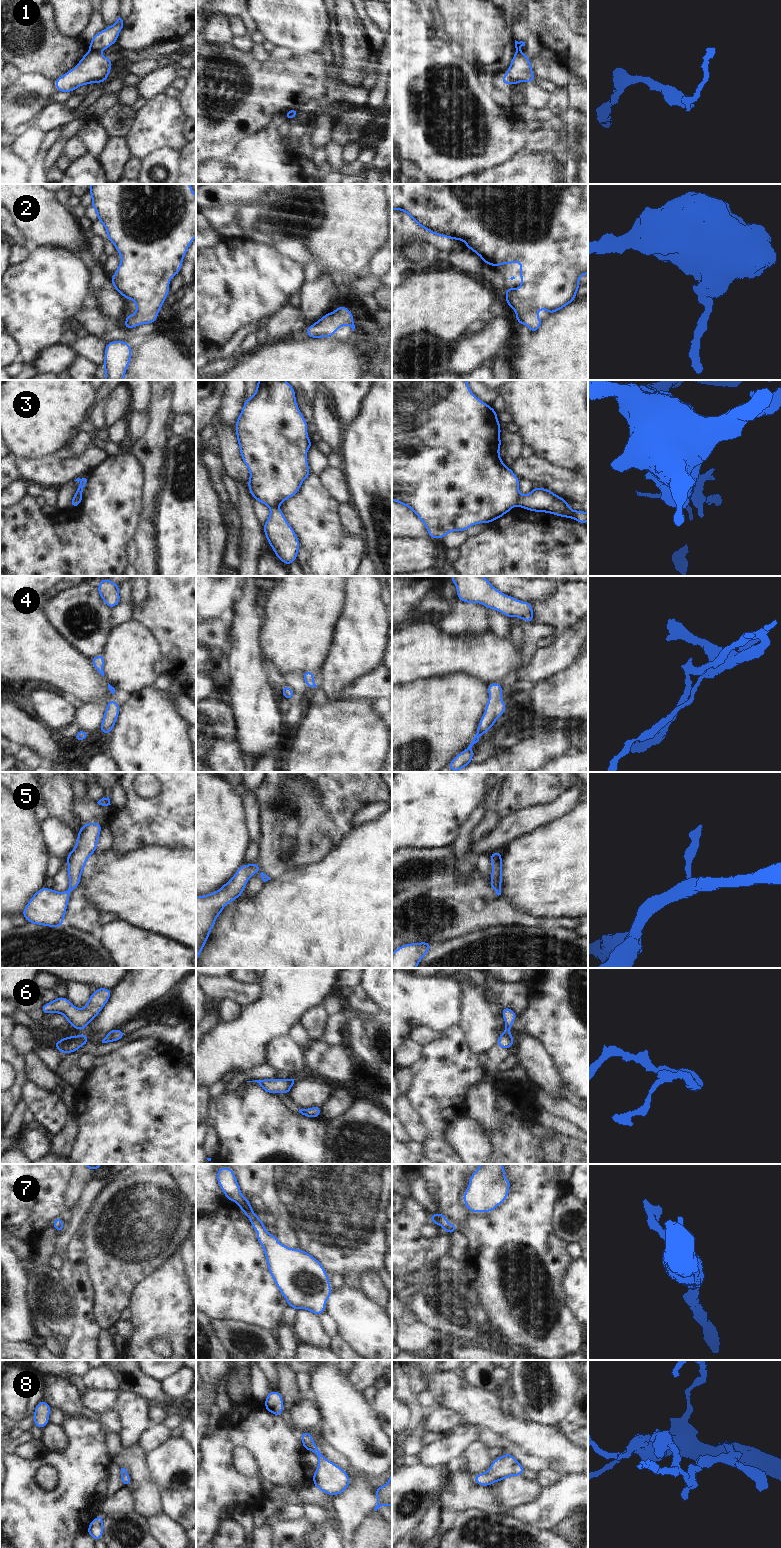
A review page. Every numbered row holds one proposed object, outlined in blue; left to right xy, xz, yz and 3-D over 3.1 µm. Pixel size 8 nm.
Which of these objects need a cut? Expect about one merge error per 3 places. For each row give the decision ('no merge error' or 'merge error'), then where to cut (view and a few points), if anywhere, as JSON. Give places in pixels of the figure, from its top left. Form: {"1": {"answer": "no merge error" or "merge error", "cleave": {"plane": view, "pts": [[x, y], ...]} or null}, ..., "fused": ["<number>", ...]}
{"1": {"answer": "merge error", "cleave": {"plane": "xy", "pts": [[90, 50], [99, 53]]}}, "2": {"answer": "no merge error", "cleave": null}, "3": {"answer": "merge error", "cleave": {"plane": "yz", "pts": [[520, 495], [516, 504]]}}, "4": {"answer": "no merge error", "cleave": null}, "5": {"answer": "no merge error", "cleave": null}, "6": {"answer": "no merge error", "cleave": null}, "7": {"answer": "no merge error", "cleave": null}, "8": {"answer": "no merge error", "cleave": null}, "fused": ["1", "3"]}

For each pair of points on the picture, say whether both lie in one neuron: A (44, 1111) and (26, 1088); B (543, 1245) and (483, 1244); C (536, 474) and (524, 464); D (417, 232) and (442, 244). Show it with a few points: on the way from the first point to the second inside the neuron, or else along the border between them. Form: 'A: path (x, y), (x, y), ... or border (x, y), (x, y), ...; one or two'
A: path (42, 1105), (31, 1094); one
B: path (528, 1243), (498, 1244); one
C: path (533, 471), (527, 467); one
D: path (423, 233), (436, 242); one

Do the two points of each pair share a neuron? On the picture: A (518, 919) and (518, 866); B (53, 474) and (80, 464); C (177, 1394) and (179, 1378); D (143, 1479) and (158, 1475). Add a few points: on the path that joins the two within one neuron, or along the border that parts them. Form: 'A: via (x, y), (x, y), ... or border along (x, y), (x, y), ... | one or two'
A: border along (501, 894), (513, 906), (531, 916), (540, 918) | two
B: via (60, 471), (73, 468) | one
C: via (177, 1390), (179, 1382) | one
D: border along (144, 1454), (149, 1478), (160, 1492) | two

